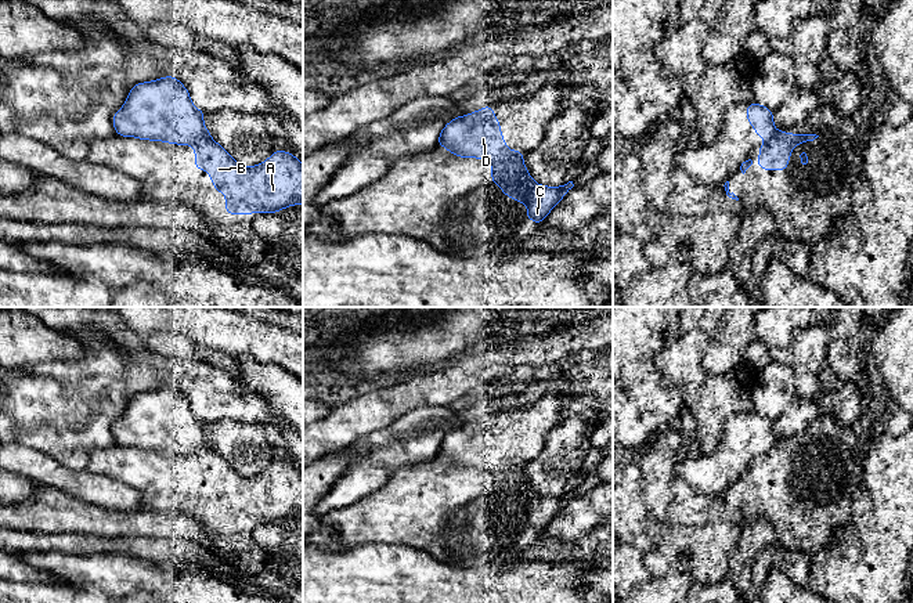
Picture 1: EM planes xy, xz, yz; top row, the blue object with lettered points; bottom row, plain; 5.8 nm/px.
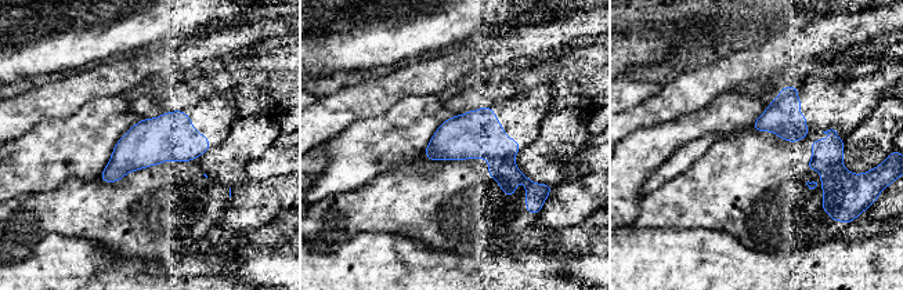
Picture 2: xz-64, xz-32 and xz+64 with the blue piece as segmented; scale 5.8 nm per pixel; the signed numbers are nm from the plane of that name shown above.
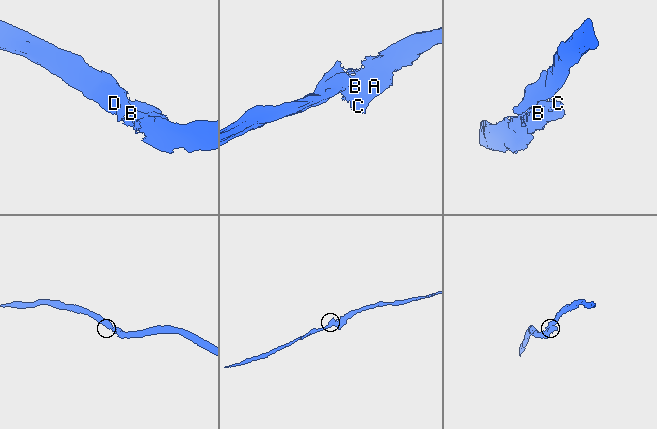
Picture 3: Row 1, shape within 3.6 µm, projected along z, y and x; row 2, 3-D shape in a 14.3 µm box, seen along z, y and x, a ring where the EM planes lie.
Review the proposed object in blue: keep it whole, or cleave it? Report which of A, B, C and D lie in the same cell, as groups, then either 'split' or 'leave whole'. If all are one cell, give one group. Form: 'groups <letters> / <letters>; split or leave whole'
groups A B C / D; split

